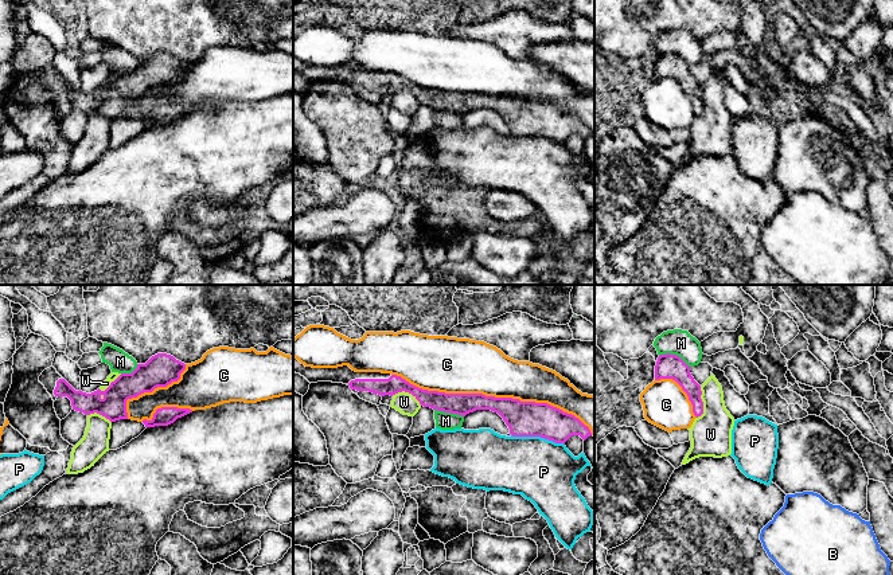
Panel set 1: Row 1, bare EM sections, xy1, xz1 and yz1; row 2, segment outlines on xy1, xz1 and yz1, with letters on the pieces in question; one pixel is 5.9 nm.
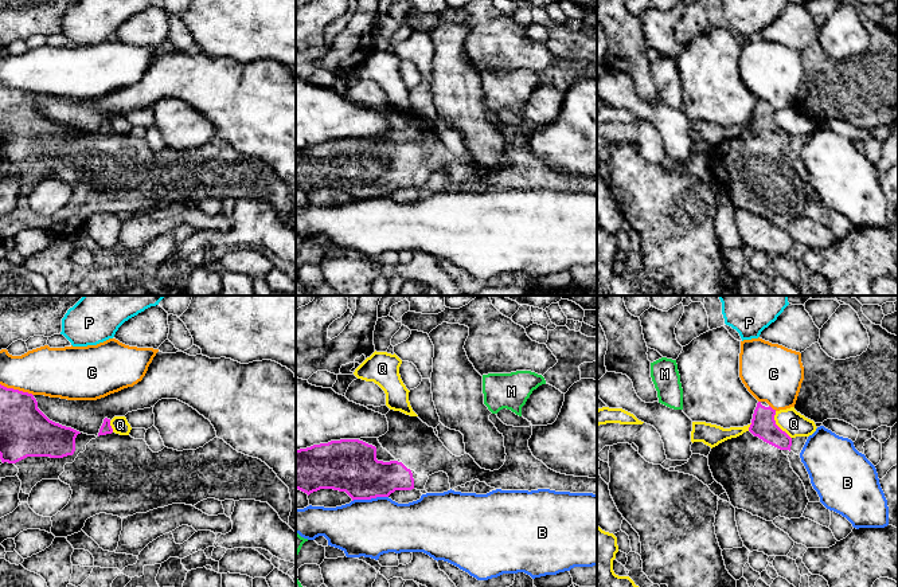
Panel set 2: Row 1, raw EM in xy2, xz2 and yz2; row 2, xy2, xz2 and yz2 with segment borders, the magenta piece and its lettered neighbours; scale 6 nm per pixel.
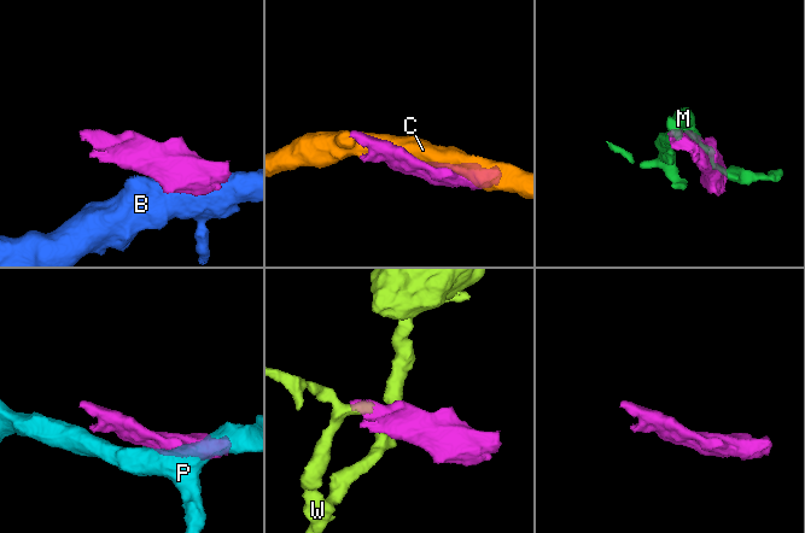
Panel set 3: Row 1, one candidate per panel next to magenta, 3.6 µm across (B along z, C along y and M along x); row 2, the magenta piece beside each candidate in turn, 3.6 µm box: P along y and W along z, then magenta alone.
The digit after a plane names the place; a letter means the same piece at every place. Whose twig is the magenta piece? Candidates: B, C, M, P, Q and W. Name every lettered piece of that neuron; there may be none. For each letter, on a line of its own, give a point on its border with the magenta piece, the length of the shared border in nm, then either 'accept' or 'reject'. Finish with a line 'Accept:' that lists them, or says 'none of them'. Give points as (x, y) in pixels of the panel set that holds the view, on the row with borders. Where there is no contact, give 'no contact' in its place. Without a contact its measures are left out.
B: xz2 (370, 499) | 220 nm | reject
C: xz1 (494, 396) | 1250 nm | reject
M: yz1 (674, 355) | 200 nm | reject
P: xz1 (538, 435) | 320 nm | reject
Q: yz2 (776, 425) | 190 nm | reject
W: yz1 (702, 402) | 200 nm | reject
Accept: none of them

